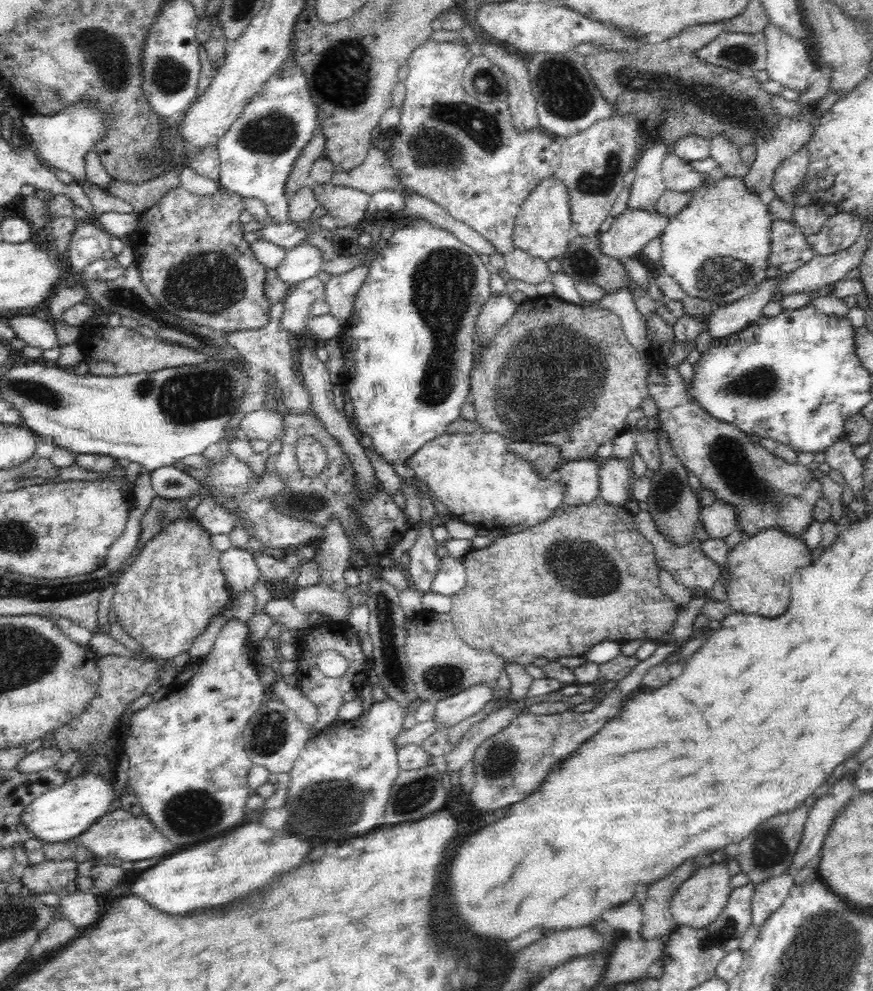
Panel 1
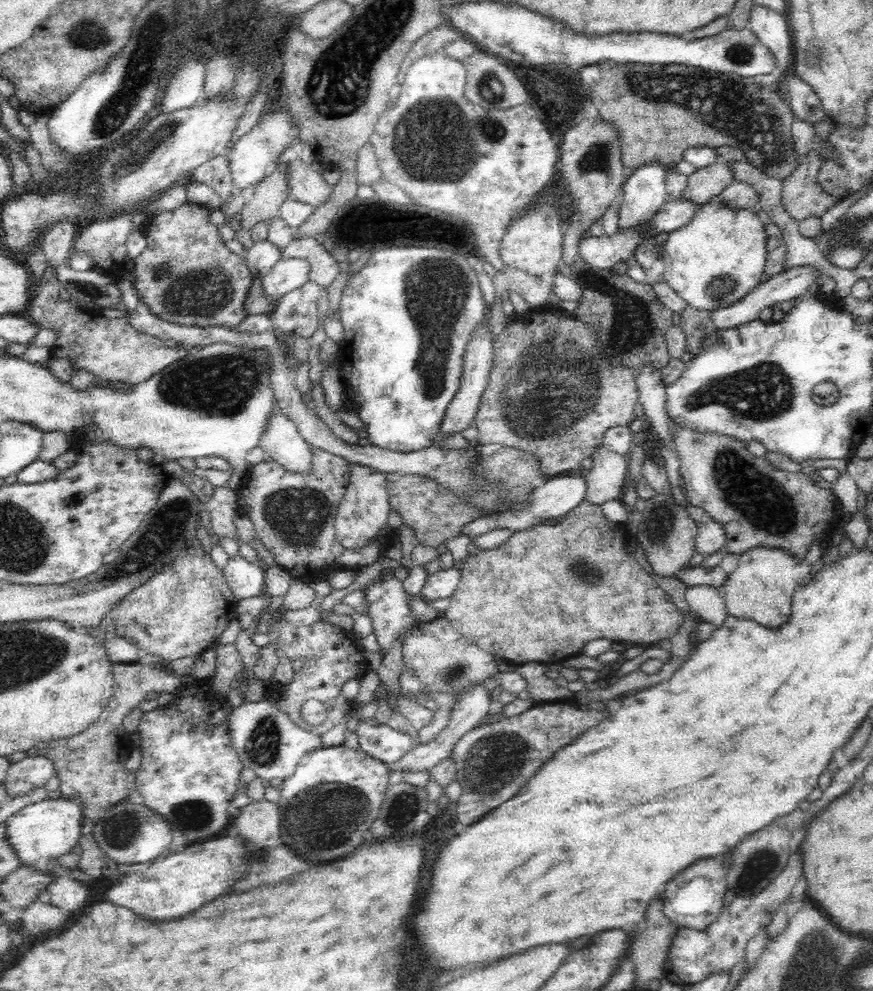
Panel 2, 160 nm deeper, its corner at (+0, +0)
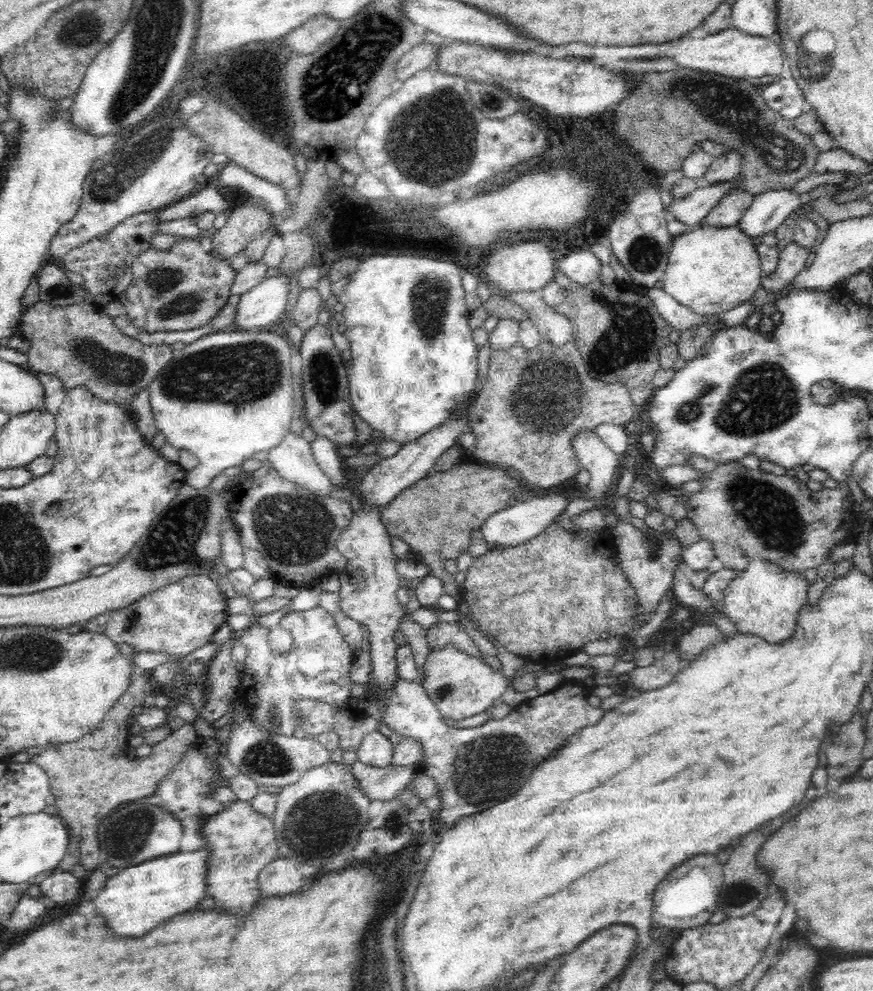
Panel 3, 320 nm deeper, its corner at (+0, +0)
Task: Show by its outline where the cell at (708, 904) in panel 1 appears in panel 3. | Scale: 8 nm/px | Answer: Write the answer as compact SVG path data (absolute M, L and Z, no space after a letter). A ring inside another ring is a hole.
M700 854L687 858L684 864L679 864L672 870L654 891L651 918L654 925L683 930L708 923L719 905L717 900L721 894L722 883L723 865L716 860L716 856Z

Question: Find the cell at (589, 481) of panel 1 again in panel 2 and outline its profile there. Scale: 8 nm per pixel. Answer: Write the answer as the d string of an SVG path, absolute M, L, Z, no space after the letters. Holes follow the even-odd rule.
M585 471L581 476L557 475L550 479L543 479L539 486L533 490L533 493L527 498L528 506L522 512L499 512L489 516L484 516L479 520L468 522L467 526L462 528L460 536L468 536L472 539L499 528L508 528L510 532L522 532L538 524L544 524L546 520L562 519L568 512L571 512L576 506L584 502L586 497L586 476Z

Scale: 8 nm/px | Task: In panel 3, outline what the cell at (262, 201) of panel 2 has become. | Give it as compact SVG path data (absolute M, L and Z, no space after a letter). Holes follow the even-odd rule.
M251 197L228 213L225 225L207 243L210 254L224 260L231 258L244 252L255 232L263 232L271 227L272 214L257 200Z

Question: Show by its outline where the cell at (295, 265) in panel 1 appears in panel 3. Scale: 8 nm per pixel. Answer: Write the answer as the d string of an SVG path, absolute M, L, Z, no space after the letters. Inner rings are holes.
M274 276L239 295L236 316L230 324L231 330L260 331L268 324L282 321L290 290L289 282L290 279L286 277Z

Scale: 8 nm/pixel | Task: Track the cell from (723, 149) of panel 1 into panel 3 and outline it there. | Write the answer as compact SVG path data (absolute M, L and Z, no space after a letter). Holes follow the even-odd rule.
M788 242L780 251L776 270L769 276L762 278L762 288L768 293L771 292L771 294L786 288L805 268L808 252L808 248Z

